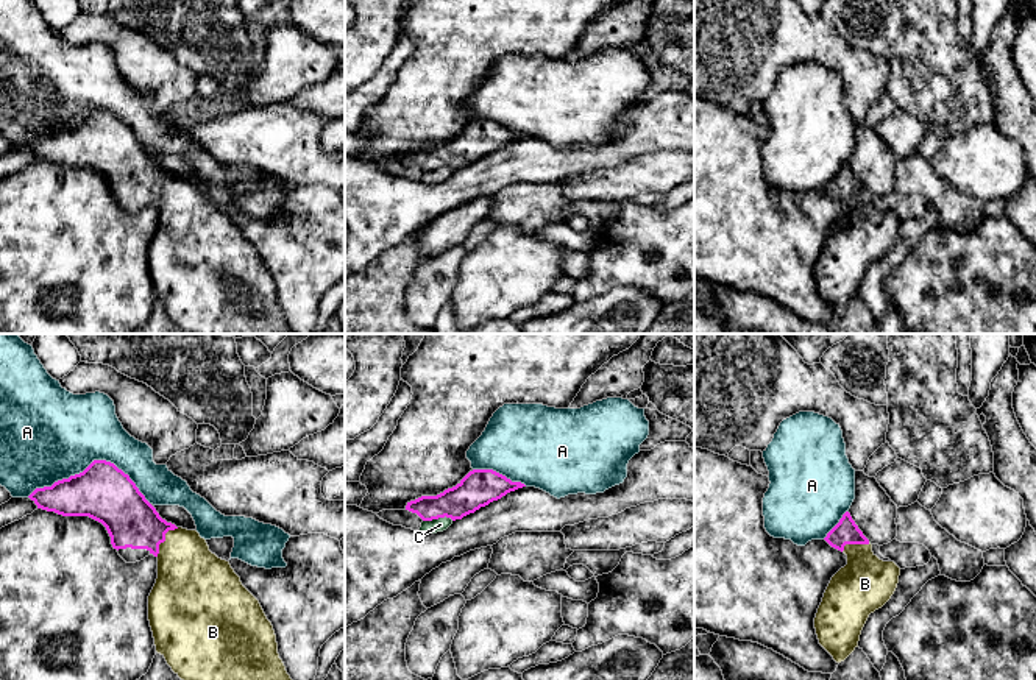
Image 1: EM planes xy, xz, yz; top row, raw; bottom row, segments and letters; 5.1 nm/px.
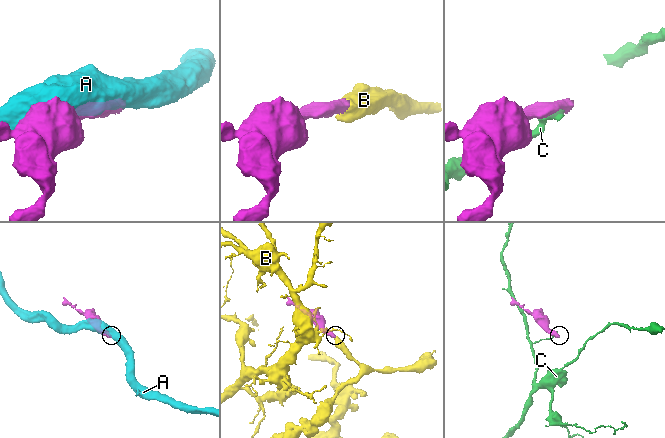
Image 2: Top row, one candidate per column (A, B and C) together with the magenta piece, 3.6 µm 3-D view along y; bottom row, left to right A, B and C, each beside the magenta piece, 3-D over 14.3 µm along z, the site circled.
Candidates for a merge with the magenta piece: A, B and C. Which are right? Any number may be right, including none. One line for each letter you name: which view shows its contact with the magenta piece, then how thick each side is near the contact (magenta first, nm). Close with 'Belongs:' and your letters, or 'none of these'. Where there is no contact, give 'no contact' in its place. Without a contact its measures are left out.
B: meets magenta in xy; 280 nm thick on the magenta side, 360 nm on the other
Belongs: B

